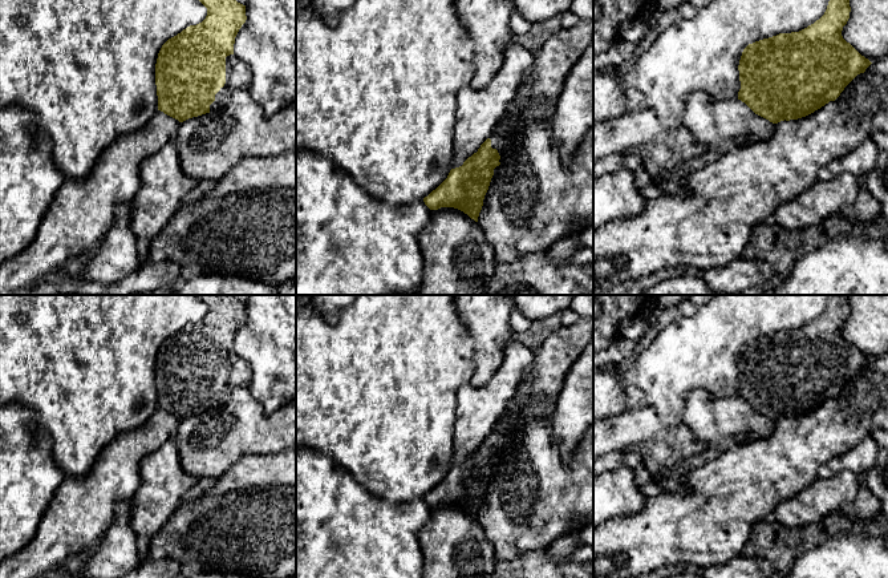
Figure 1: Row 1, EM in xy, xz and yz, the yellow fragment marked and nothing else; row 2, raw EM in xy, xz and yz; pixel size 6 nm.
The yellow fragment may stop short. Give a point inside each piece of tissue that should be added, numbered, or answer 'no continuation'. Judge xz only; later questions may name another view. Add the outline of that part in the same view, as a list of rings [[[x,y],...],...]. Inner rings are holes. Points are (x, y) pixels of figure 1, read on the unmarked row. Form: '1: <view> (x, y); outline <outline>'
1: xz (536, 397); outline [[[593,316],[552,332],[535,351],[528,379],[519,385],[506,412],[490,431],[491,445],[500,452],[519,438],[518,431],[528,417],[547,423],[555,411],[568,369],[593,339]]]

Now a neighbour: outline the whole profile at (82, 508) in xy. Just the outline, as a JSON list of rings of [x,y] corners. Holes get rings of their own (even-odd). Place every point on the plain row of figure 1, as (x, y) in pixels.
[[[158,408],[139,428],[115,436],[97,456],[82,477],[68,477],[48,505],[32,541],[17,554],[0,563],[0,578],[37,578],[60,566],[84,547],[97,546],[109,528],[115,505],[131,500],[141,485],[141,460],[174,438],[181,420]]]

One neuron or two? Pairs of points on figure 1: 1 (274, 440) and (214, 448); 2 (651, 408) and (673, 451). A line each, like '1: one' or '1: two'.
1: one
2: two

